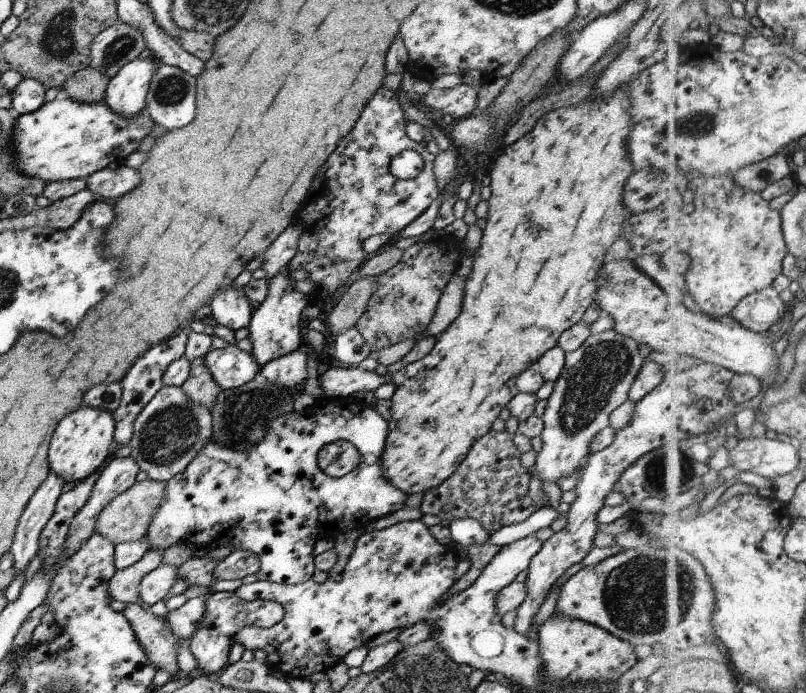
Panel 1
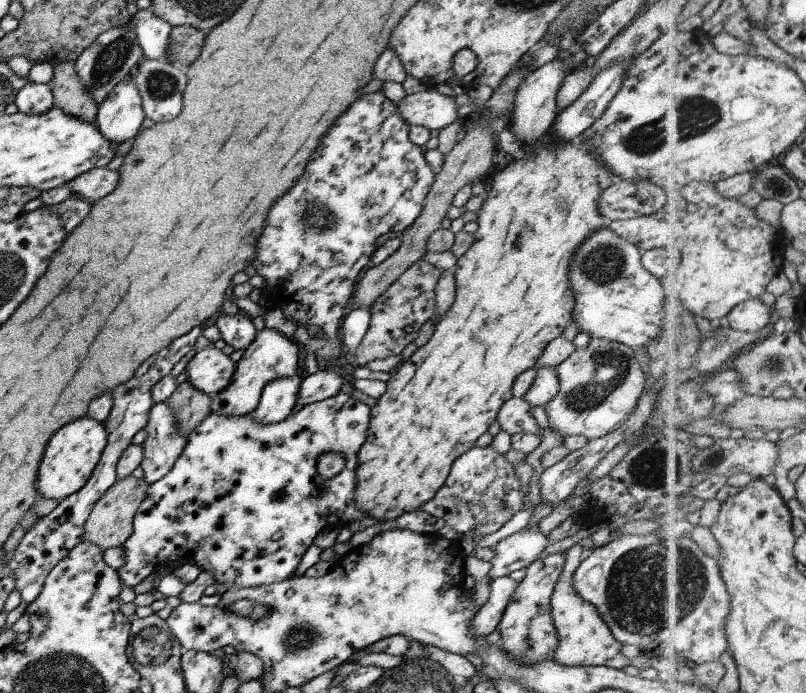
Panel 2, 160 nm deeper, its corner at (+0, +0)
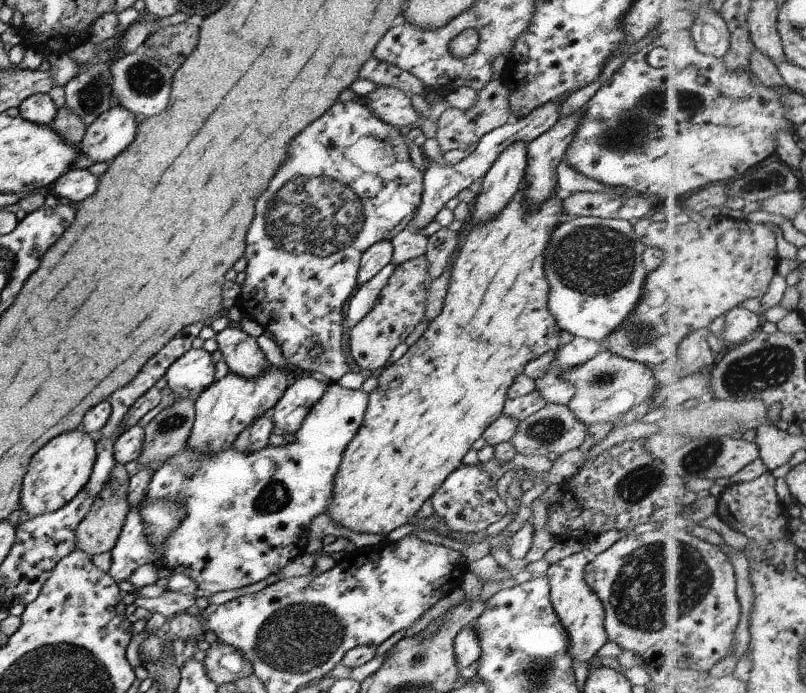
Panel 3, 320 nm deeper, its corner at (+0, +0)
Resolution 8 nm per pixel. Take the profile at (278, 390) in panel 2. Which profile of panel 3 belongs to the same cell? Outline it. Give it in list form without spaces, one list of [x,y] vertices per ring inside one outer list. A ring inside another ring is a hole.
[[[263,412],[259,418],[253,418],[249,426],[245,426],[233,442],[233,450],[241,452],[251,452],[259,450],[268,444],[268,438],[273,436],[272,429],[275,428],[275,422],[271,422],[269,412]]]

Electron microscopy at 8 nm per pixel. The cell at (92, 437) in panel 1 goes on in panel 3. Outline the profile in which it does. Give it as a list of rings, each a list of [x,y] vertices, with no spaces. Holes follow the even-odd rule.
[[[75,430],[75,432],[61,434],[53,438],[51,442],[47,442],[31,458],[29,468],[23,476],[21,492],[19,492],[21,494],[21,508],[19,509],[31,518],[54,512],[70,502],[89,479],[96,458],[95,439],[95,435],[89,435],[85,430],[83,432]]]

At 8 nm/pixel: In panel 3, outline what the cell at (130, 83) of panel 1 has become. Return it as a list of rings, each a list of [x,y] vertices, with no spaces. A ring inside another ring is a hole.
[[[123,106],[107,108],[86,126],[79,145],[81,152],[91,162],[111,160],[129,146],[131,138],[135,138],[134,119],[135,116]]]

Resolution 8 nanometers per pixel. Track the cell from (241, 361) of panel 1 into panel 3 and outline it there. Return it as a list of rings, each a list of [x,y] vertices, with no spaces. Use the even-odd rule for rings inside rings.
[[[190,349],[165,370],[163,378],[174,396],[196,398],[212,385],[214,372],[211,354],[202,349]]]

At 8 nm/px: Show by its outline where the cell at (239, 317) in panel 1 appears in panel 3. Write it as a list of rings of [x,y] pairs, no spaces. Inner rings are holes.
[[[230,324],[215,333],[214,340],[228,373],[241,378],[257,378],[268,364],[255,338],[248,336],[238,325]]]

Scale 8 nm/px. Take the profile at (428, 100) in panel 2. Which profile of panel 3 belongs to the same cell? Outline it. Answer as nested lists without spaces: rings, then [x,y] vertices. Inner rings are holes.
[[[379,86],[367,96],[363,96],[361,102],[367,104],[367,108],[381,122],[396,128],[417,127],[423,120],[427,120],[413,109],[410,97],[392,87]]]

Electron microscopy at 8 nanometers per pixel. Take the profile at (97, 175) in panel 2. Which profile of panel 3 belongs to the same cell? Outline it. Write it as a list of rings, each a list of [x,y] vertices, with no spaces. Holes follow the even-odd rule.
[[[69,170],[67,174],[59,176],[48,189],[48,193],[66,203],[81,202],[83,198],[91,196],[97,188],[97,178],[88,170]]]

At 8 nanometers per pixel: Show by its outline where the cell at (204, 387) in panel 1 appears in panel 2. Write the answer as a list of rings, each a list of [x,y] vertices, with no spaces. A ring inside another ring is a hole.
[[[187,381],[179,382],[164,402],[172,414],[178,432],[185,437],[210,412],[211,399],[203,391],[194,389]]]

